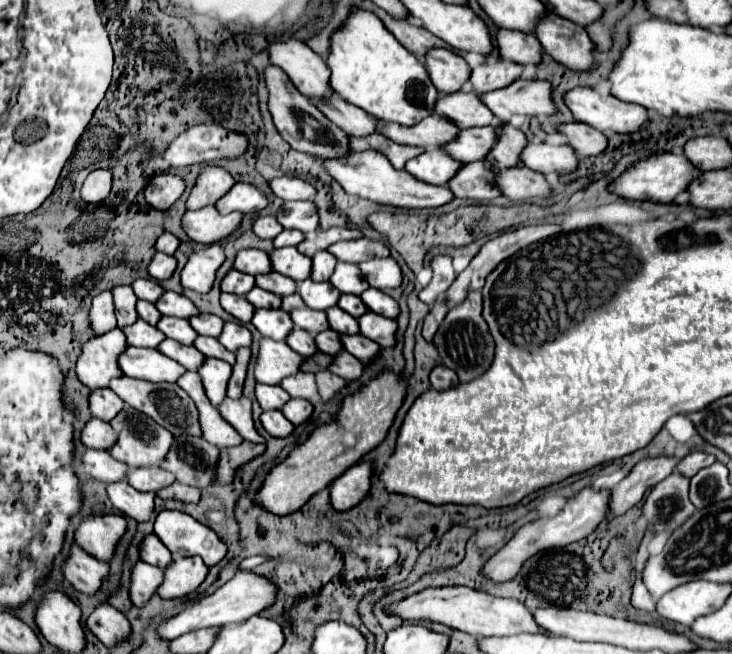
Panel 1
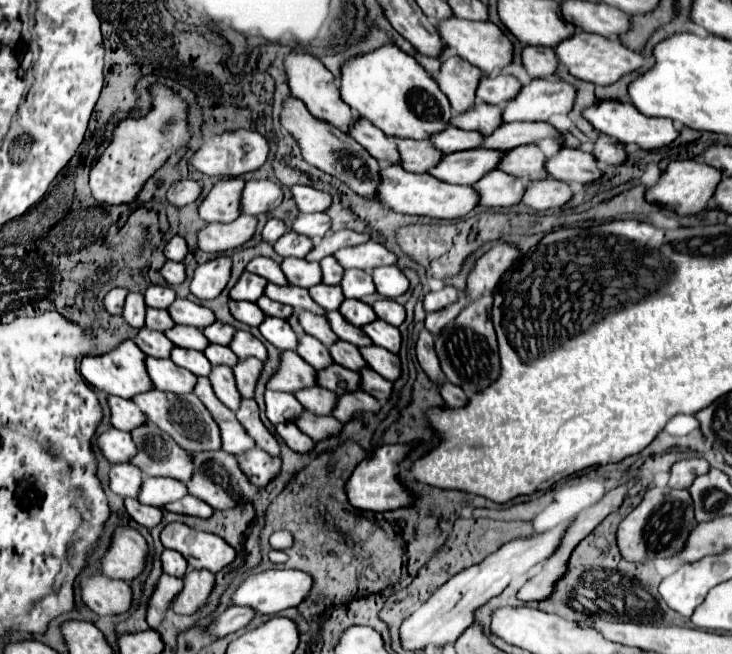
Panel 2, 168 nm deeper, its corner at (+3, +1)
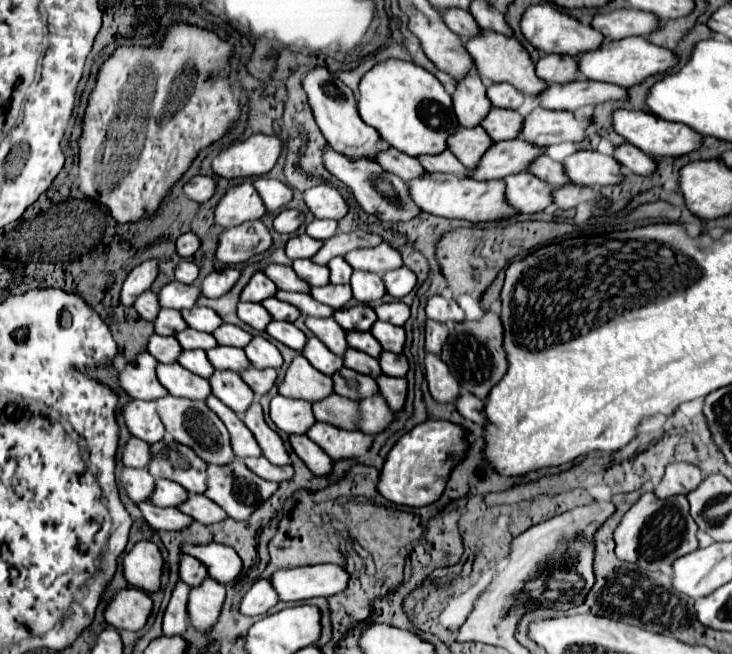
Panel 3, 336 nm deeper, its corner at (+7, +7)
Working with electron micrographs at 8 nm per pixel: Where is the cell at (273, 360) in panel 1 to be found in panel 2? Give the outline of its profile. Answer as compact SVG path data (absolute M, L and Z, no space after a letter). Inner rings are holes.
M282 352L282 364L278 372L270 378L268 388L294 394L310 386L316 386L316 370L296 352Z

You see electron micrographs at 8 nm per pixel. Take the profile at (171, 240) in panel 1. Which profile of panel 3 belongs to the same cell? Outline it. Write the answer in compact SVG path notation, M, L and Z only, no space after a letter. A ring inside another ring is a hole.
M186 232L176 240L176 254L182 258L190 258L198 250L198 246L200 246L198 236L192 232Z

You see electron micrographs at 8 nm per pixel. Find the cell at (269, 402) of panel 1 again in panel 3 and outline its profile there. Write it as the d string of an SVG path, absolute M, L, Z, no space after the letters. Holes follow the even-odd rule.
M282 394L272 398L270 418L286 434L306 434L306 430L316 422L310 402L290 400Z

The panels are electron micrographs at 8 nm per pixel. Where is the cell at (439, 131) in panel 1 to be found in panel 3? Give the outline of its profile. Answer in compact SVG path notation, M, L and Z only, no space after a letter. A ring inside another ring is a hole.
M458 128L454 136L450 136L450 152L458 156L458 160L466 168L474 168L482 154L490 148L492 138L484 132L484 128Z

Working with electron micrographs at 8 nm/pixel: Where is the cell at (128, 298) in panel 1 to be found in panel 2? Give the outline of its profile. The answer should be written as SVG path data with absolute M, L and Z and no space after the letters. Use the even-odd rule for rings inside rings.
M130 292L126 298L126 306L124 306L124 320L134 326L134 328L142 328L144 326L144 316L146 316L146 304L144 304L144 296Z

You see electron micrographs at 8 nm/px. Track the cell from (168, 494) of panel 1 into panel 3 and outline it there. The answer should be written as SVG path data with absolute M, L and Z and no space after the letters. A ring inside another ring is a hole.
M204 494L188 496L188 500L178 506L178 510L202 524L214 524L226 518L226 512L218 504L214 504L210 498L206 498Z

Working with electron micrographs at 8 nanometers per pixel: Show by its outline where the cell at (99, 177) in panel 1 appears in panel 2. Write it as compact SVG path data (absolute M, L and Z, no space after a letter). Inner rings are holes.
M162 84L150 86L152 110L146 116L128 116L118 122L112 132L108 148L90 170L90 190L98 202L106 204L132 204L146 184L146 180L160 170L168 158L190 144L192 130L188 124L188 104L170 88Z

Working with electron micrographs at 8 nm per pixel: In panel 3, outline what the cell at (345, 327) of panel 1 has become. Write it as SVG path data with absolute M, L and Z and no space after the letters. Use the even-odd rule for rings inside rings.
M346 332L346 342L350 348L362 350L374 358L378 358L382 352L382 346L370 332Z

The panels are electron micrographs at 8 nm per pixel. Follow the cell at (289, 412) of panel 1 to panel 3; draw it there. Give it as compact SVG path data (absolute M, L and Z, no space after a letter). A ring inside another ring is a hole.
M314 422L314 428L310 428L310 432L306 432L306 436L312 442L316 442L334 460L358 458L372 444L370 434L362 434L360 430L334 428L332 424L322 424L322 422Z

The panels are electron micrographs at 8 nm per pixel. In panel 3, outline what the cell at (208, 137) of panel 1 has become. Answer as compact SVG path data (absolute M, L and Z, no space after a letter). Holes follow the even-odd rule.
M252 134L250 138L232 144L212 160L216 176L224 178L252 178L262 176L276 164L282 152L278 136Z

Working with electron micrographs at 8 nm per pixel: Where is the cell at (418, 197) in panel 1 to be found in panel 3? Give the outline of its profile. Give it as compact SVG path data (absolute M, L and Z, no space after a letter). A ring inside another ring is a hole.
M424 174L416 180L406 182L410 198L414 204L428 214L444 216L444 218L464 218L470 222L490 222L512 216L516 210L510 208L504 200L504 182L502 180L486 180L478 182L472 178L458 178L450 174Z

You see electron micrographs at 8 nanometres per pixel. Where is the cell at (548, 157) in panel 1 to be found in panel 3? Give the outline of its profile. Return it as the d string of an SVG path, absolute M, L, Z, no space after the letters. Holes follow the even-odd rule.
M578 150L564 160L564 172L572 184L580 186L612 186L622 176L620 164L612 156L604 156L596 150Z

